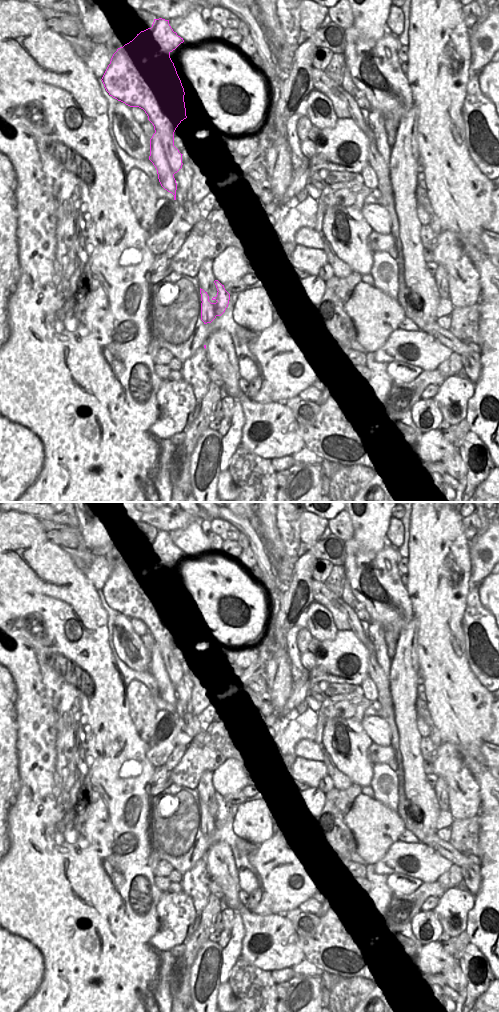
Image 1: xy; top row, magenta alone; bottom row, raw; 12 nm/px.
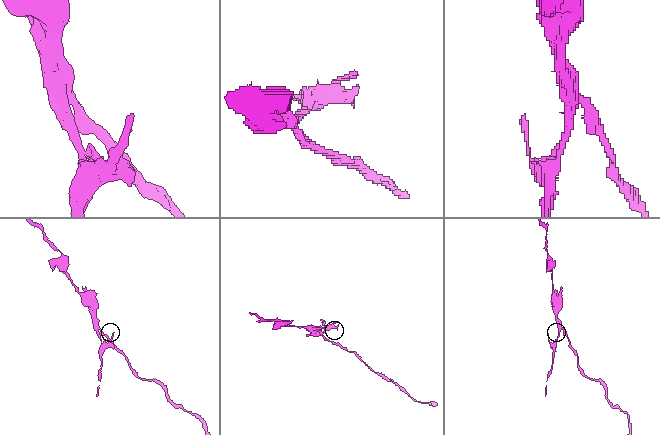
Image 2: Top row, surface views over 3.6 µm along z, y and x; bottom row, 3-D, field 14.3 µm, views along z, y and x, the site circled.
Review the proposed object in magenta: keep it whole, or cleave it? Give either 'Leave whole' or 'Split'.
Split

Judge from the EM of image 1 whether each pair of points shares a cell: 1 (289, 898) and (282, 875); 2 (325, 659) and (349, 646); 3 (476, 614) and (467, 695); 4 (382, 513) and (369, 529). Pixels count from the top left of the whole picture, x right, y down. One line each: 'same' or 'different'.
1: same
2: same
3: different
4: same

